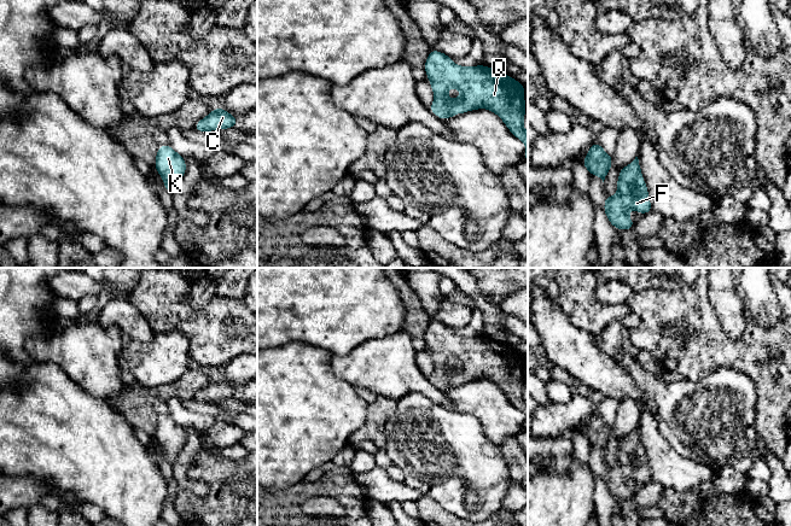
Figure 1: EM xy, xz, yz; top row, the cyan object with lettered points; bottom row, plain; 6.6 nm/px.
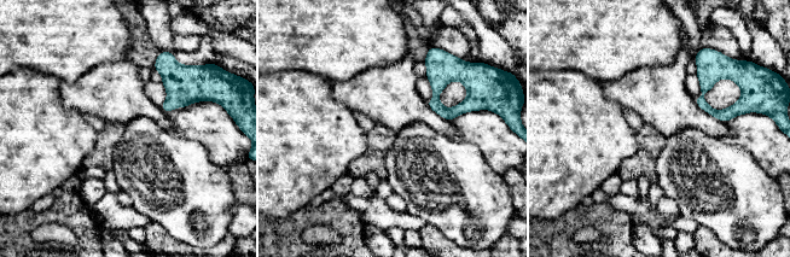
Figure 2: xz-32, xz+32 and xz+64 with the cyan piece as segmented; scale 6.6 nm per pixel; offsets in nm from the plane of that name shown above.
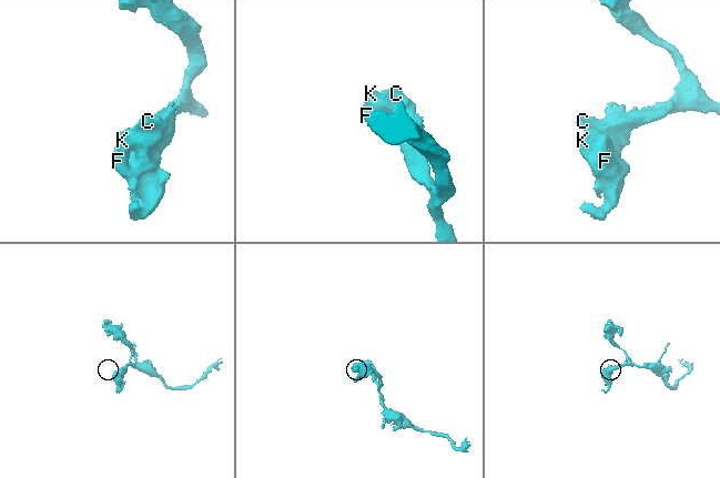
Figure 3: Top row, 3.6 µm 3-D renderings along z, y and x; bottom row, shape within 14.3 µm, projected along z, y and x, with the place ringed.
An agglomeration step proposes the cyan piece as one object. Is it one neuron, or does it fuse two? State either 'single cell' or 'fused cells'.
single cell

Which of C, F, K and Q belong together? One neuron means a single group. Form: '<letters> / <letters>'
C F K Q

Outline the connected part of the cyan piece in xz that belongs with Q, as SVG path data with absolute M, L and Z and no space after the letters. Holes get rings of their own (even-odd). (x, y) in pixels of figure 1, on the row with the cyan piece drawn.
M436 49L429 51L429 57L424 64L426 76L430 81L435 101L429 109L441 119L447 119L456 113L471 110L488 109L496 113L506 124L508 130L527 146L524 160L528 162L528 133L523 127L525 116L524 86L517 80L499 72L496 69L485 65L459 66L450 57ZM456 87L461 95L458 99L448 99L447 92Z

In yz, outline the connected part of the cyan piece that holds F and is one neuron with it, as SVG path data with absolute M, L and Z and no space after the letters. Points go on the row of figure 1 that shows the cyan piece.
M638 157L622 168L617 181L617 194L606 195L604 211L616 229L630 230L635 224L628 217L628 211L635 210L641 215L652 211L647 186L644 181Z

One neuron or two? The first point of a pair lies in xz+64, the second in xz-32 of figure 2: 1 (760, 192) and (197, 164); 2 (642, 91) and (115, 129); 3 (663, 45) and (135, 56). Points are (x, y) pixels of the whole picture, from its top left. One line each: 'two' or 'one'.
1: one
2: two
3: two

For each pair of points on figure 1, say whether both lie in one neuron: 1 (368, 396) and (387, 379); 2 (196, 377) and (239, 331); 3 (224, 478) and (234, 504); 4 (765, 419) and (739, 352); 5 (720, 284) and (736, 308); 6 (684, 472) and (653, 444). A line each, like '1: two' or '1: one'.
1: two
2: two
3: one
4: one
5: one
6: one

